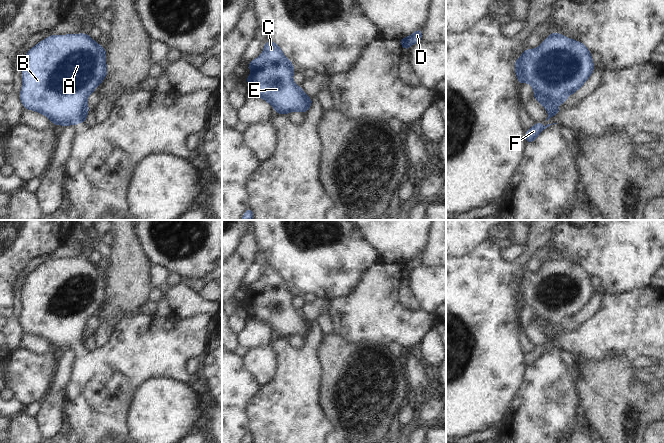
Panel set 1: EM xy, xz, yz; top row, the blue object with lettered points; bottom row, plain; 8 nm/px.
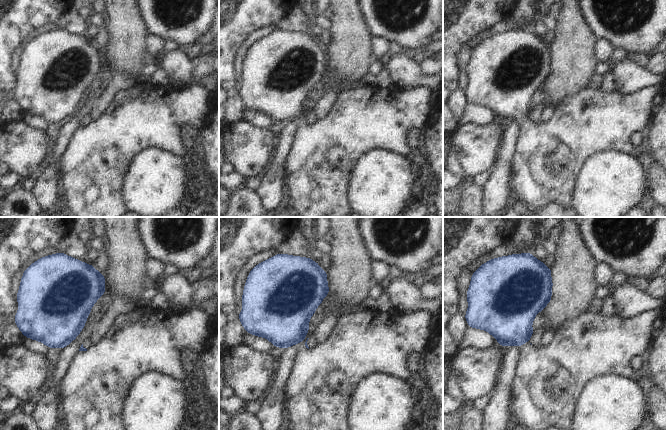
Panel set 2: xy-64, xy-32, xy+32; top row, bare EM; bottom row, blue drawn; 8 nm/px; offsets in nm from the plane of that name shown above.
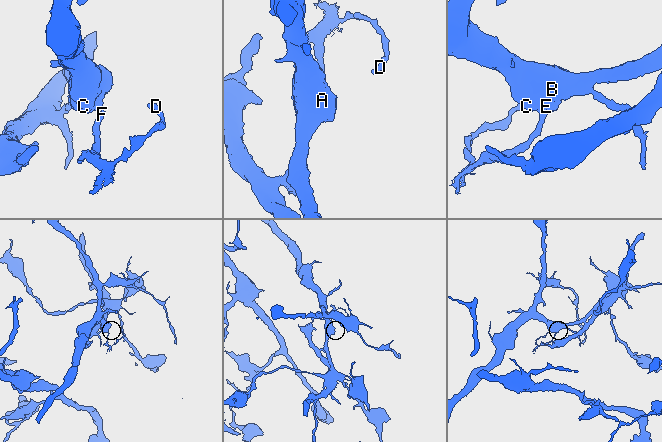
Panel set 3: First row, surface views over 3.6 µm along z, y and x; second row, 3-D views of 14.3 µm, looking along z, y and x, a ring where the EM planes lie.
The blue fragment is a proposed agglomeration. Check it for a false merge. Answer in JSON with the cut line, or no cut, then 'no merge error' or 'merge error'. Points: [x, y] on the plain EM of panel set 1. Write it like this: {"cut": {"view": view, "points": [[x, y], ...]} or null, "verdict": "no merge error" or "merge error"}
{"cut": {"view": "xy", "points": [[87, 335], [82, 344]]}, "verdict": "merge error"}

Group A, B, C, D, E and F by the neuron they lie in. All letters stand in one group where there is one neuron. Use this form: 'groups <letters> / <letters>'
groups A B C E / D F

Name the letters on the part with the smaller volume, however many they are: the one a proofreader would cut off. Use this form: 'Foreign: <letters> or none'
Foreign: D, F

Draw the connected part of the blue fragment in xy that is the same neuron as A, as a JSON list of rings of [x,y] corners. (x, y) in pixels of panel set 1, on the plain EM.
[[[87,258],[50,259],[25,279],[22,292],[22,314],[19,318],[25,333],[47,340],[54,349],[77,349],[90,333],[87,323],[107,300],[106,273]]]

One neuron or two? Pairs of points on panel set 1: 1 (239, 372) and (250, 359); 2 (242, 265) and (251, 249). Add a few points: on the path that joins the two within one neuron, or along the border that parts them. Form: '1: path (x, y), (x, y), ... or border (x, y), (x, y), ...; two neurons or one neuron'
1: border (243, 358), (246, 367), (260, 383); two neurons
2: path (243, 261), (247, 253); one neuron

